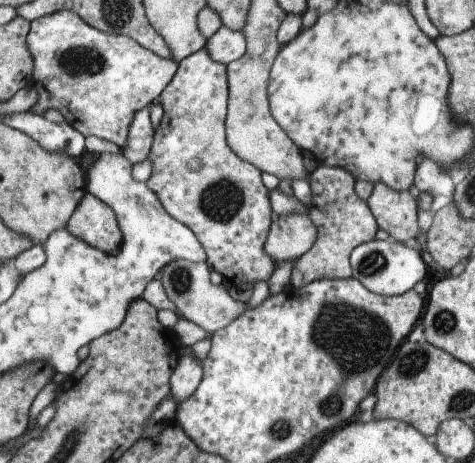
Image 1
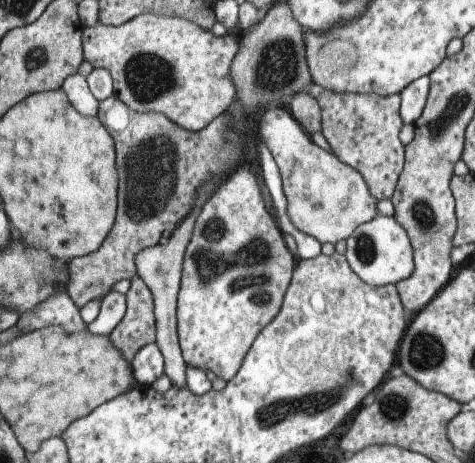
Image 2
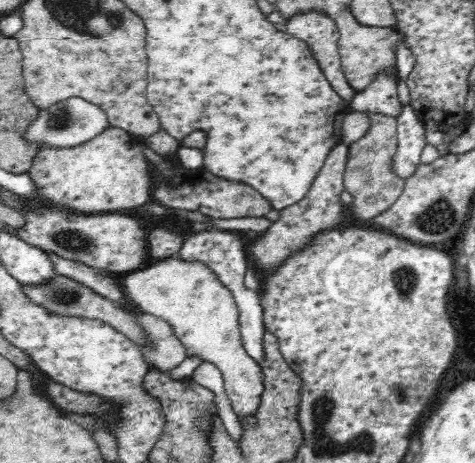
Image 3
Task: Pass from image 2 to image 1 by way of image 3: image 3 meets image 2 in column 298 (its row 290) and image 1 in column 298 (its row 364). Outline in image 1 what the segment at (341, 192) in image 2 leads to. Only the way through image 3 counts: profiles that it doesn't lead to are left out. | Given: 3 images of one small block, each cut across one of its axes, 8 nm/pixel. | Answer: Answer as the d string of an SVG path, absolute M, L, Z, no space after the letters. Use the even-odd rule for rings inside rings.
M279 216L279 220L271 222L265 254L275 262L297 262L317 240L317 228L309 216Z

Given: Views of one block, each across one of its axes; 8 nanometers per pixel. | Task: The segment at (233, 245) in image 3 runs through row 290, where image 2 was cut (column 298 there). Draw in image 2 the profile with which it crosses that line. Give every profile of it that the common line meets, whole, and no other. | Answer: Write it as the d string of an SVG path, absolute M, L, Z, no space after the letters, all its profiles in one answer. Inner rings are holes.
M257 140L255 142L257 146L257 154L259 154L259 168L261 168L261 178L263 178L263 184L267 186L265 190L269 192L271 200L273 200L273 208L277 212L277 226L281 232L287 232L295 246L297 246L297 256L299 260L313 260L321 254L321 244L313 238L313 236L307 236L303 232L299 232L289 216L287 216L287 200L285 200L285 194L283 194L283 184L281 184L281 174L279 174L279 168L271 156L271 152L267 150L267 146Z

